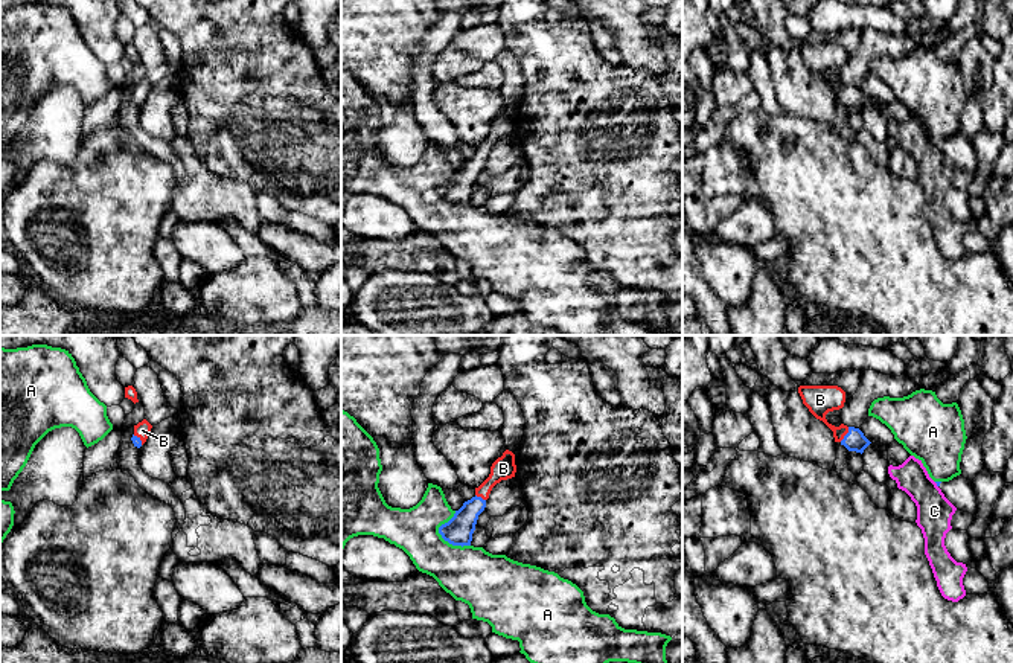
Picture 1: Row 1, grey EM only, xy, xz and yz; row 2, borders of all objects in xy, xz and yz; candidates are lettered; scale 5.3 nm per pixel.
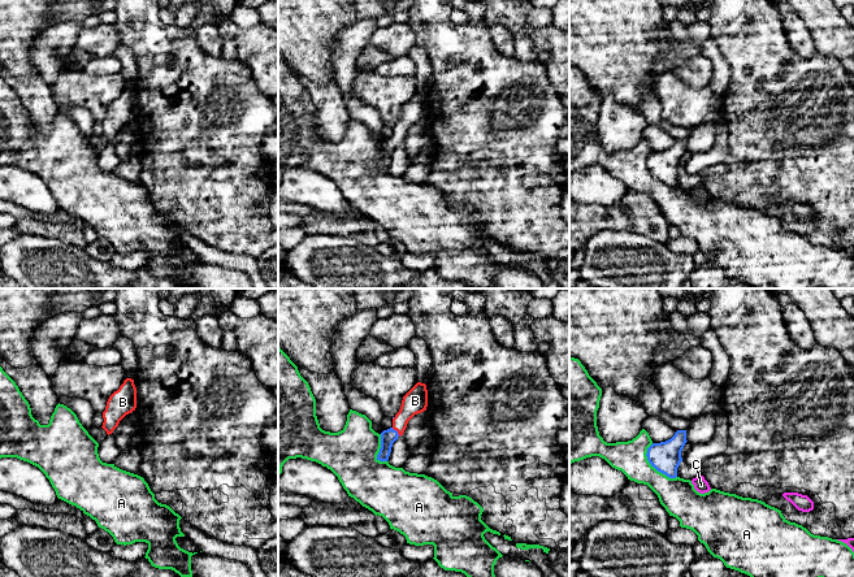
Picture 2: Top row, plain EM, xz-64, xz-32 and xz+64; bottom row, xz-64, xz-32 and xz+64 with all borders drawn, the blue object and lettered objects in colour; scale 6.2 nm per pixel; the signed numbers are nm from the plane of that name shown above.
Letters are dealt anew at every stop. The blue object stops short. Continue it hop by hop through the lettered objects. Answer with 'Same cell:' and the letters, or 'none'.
Same cell: B

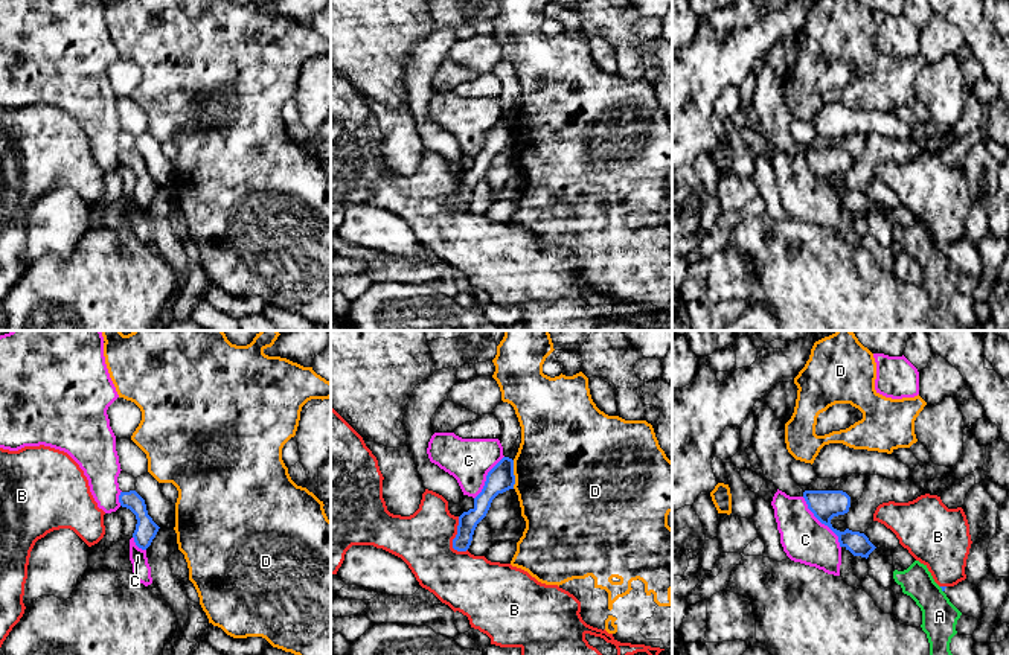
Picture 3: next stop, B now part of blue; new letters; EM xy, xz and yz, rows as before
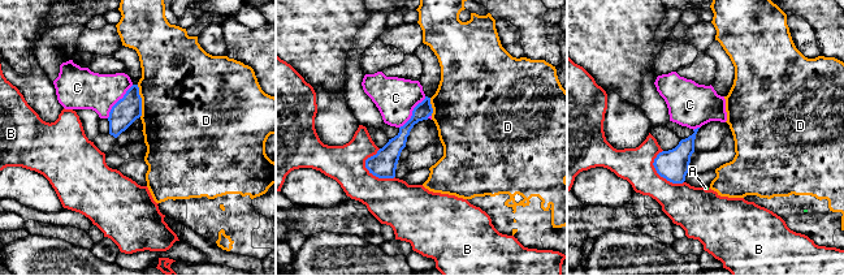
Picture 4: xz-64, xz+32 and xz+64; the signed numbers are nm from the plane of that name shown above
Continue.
Same cell: none

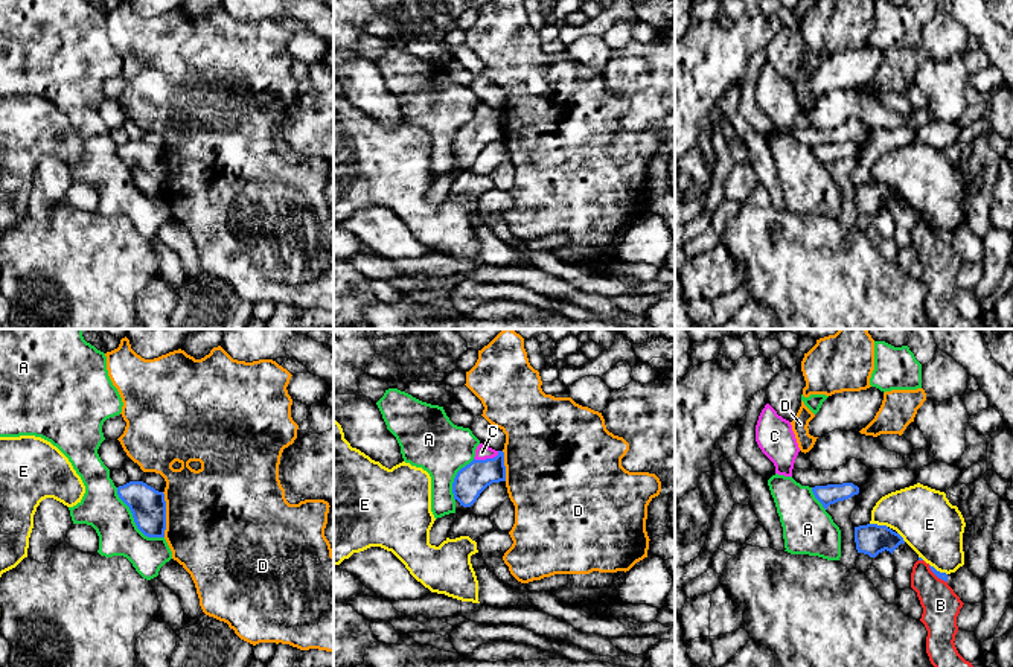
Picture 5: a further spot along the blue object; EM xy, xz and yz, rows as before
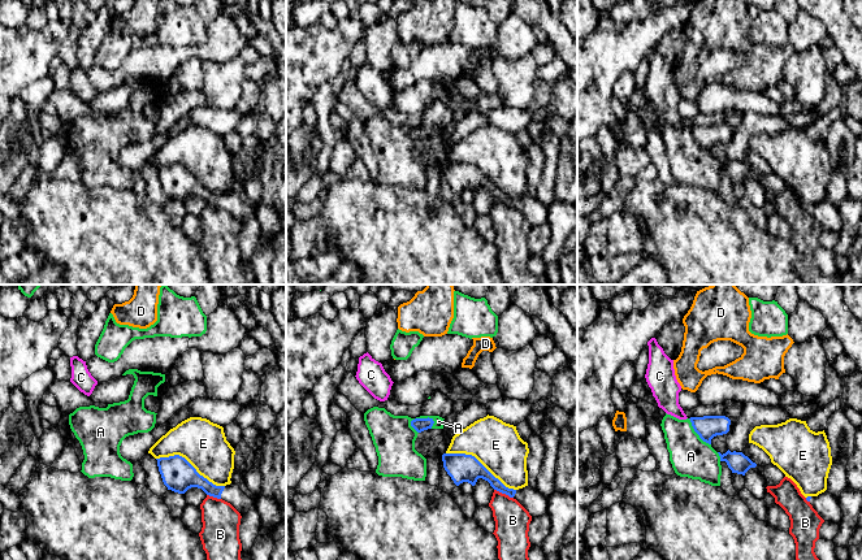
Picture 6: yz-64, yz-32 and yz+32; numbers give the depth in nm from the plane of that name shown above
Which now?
Same cell: C

